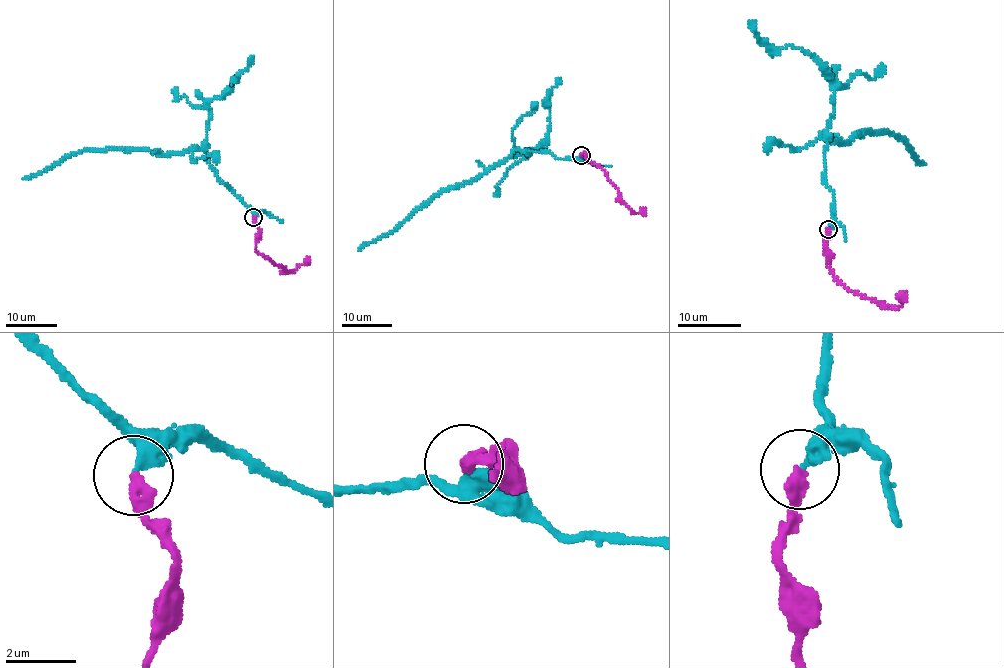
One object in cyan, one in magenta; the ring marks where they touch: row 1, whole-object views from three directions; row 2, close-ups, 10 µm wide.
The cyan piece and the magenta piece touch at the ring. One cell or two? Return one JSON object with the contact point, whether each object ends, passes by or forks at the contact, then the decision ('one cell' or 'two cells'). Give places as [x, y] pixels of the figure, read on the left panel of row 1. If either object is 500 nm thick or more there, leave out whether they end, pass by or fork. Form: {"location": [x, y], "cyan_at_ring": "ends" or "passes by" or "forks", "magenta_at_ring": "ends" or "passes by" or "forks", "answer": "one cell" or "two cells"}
{"location": [253, 217], "cyan_at_ring": "ends", "magenta_at_ring": "ends", "answer": "one cell"}

